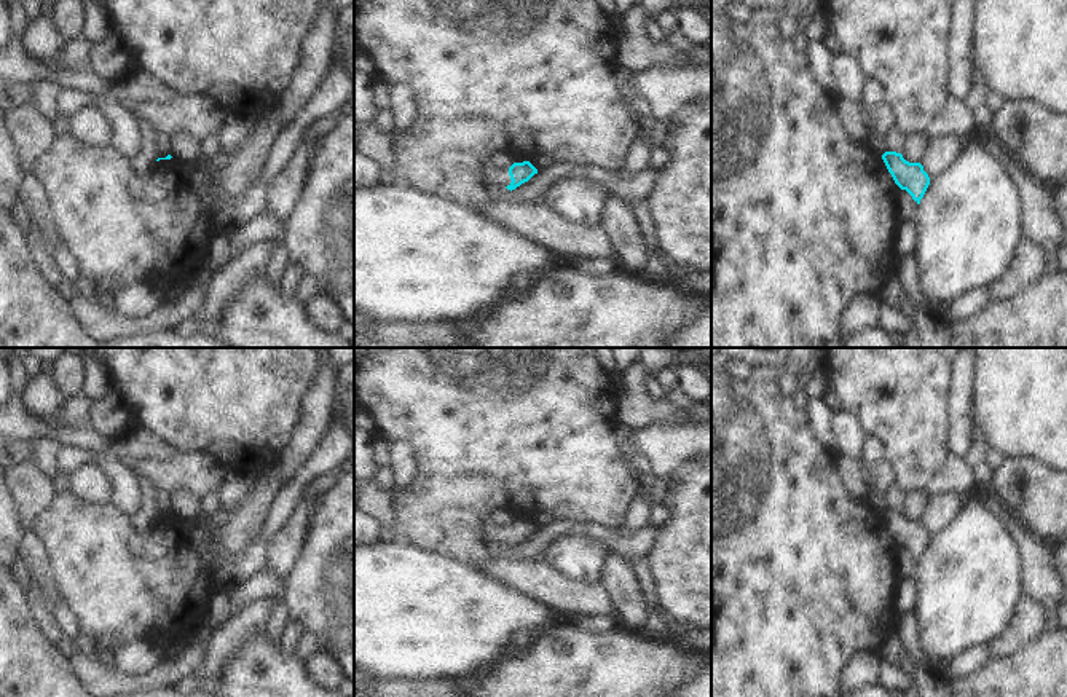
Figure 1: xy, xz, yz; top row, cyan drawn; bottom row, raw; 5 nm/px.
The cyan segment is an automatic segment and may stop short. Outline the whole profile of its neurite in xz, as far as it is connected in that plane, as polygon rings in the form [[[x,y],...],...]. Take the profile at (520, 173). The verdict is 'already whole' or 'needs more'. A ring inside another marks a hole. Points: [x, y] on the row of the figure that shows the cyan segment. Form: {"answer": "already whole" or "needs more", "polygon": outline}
{"answer": "needs more", "polygon": [[[486,156],[482,161],[482,174],[486,183],[506,187],[512,191],[537,174],[537,169],[530,161],[514,163],[509,169],[499,169],[494,167],[490,163],[490,156]]]}

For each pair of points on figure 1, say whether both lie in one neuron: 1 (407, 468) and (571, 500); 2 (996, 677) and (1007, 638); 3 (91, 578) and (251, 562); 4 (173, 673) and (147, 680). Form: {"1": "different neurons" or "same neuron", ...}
{"1": "different neurons", "2": "different neurons", "3": "different neurons", "4": "same neuron"}

